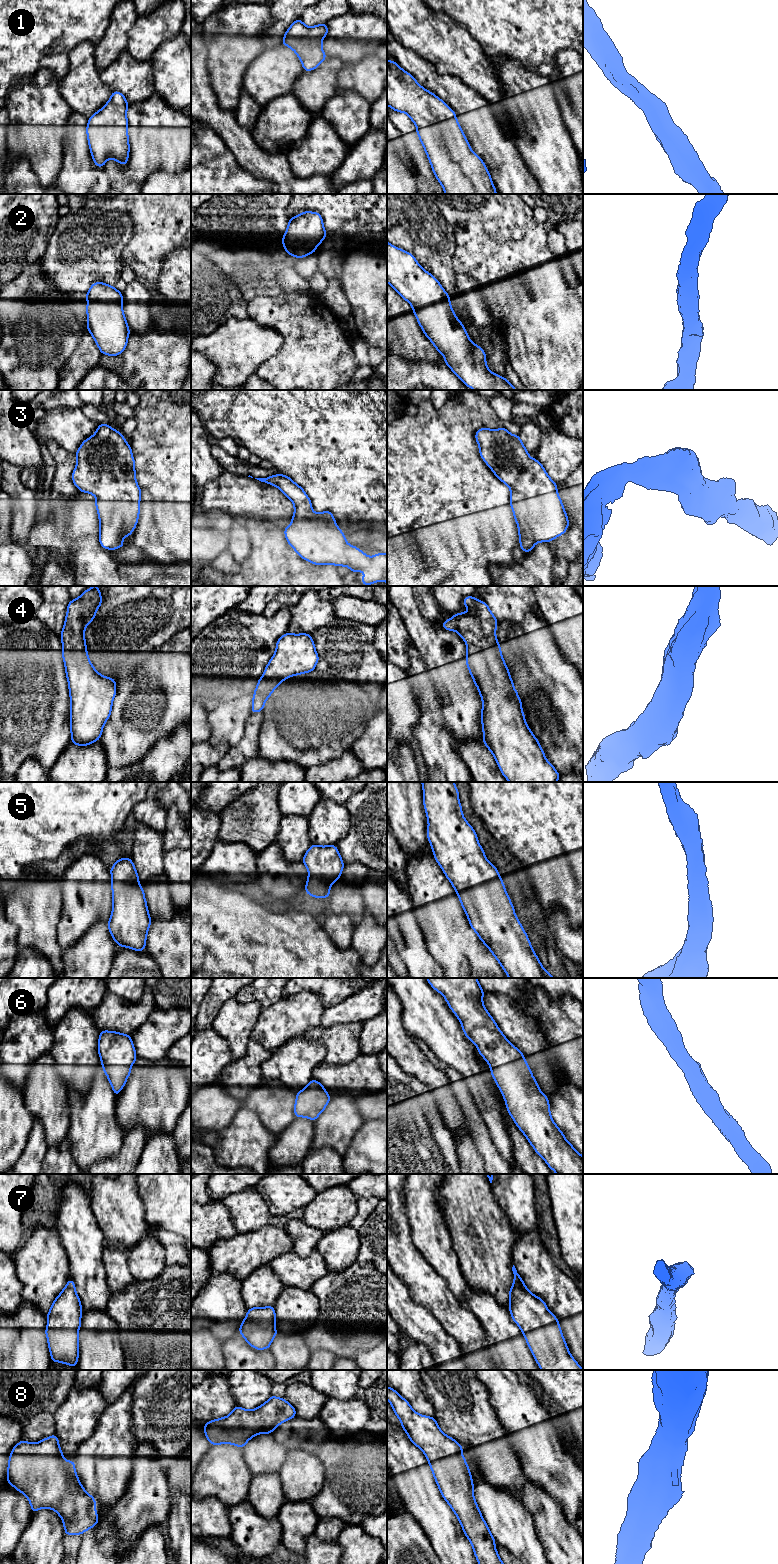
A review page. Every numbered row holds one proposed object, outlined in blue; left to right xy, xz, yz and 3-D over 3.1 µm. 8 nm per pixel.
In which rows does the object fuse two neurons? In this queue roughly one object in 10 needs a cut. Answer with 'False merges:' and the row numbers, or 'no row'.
False merges: no row

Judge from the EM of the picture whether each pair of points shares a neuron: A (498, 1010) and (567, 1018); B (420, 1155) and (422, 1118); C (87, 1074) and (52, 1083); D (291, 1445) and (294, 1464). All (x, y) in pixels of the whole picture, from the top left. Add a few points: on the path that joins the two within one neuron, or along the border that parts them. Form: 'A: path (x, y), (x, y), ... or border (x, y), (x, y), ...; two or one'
A: border (510, 997), (536, 1020), (538, 1027), (542, 1031); two
B: path (422, 1146), (422, 1127); one
C: border (53, 1065), (69, 1092); two
D: border (288, 1450), (302, 1450), (315, 1455); two

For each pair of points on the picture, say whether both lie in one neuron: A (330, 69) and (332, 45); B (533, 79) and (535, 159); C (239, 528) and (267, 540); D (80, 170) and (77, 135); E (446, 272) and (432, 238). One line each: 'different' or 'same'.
A: different
B: same
C: different
D: same
E: same

